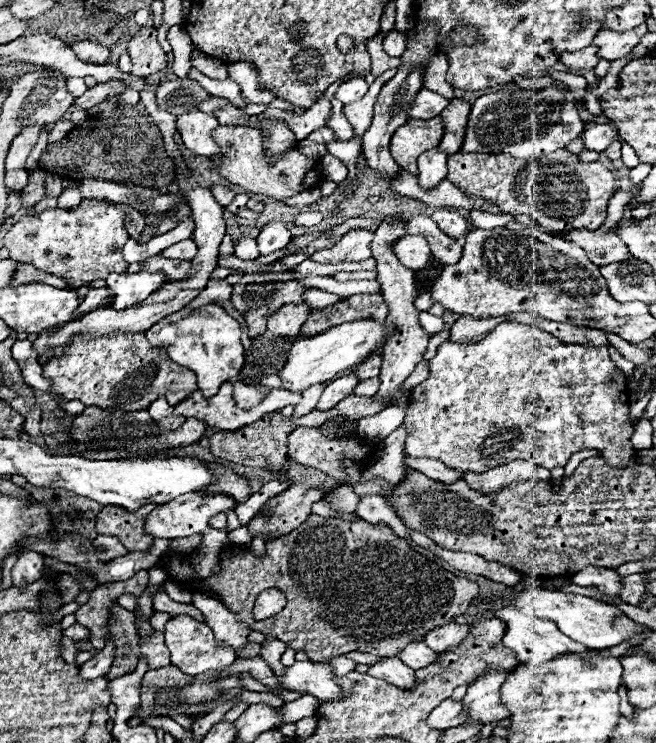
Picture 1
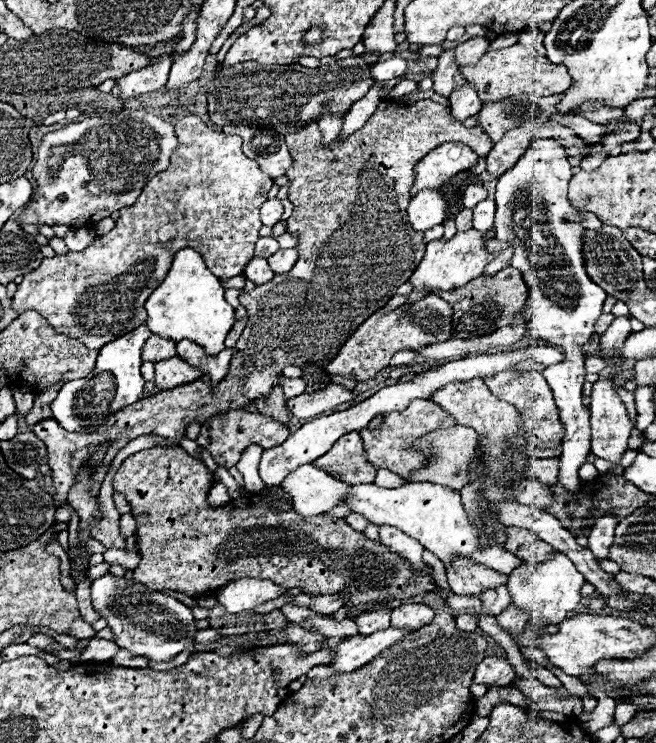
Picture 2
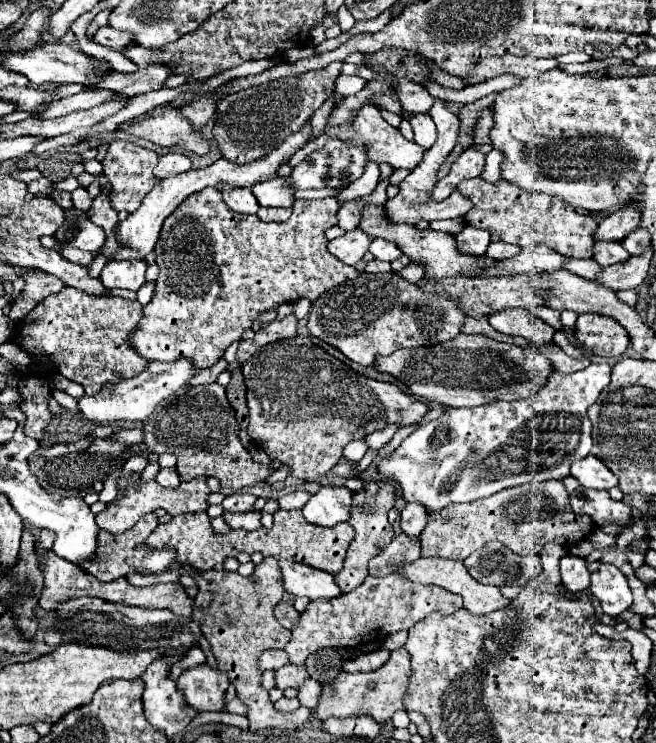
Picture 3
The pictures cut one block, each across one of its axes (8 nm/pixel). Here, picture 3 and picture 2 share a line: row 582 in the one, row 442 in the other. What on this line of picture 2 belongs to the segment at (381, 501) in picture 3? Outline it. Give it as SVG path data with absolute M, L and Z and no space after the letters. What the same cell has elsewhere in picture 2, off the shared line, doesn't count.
M358 432L342 436L326 456L320 456L312 464L346 484L370 484L376 476L376 468L366 462Z

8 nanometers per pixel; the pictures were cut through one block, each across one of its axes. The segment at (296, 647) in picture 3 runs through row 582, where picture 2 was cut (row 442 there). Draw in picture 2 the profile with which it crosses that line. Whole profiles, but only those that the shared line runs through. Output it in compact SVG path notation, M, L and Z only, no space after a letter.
M412 400L402 412L390 412L384 416L384 422L380 428L372 430L372 428L362 428L360 430L360 438L364 442L364 450L366 450L366 460L378 470L378 468L386 468L398 476L402 476L404 480L408 480L408 476L422 468L428 460L428 456L420 450L414 450L414 442L422 436L426 436L432 430L438 428L452 428L456 426L456 420L442 408L438 408L438 404L432 404L430 400Z

